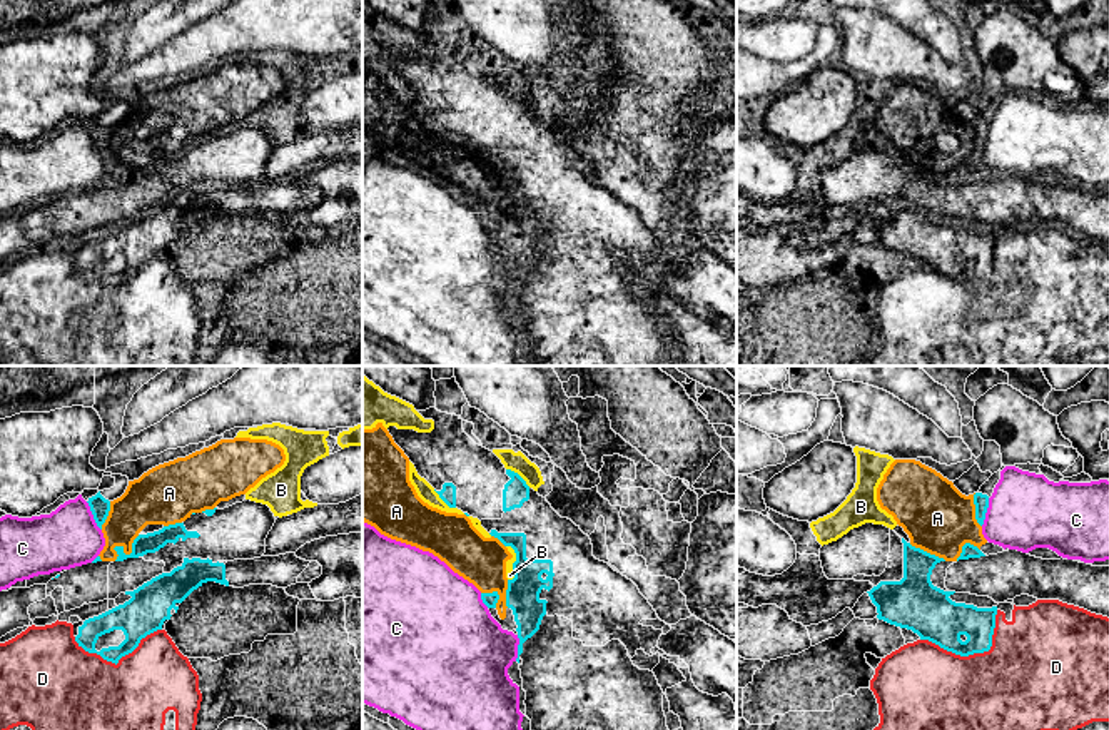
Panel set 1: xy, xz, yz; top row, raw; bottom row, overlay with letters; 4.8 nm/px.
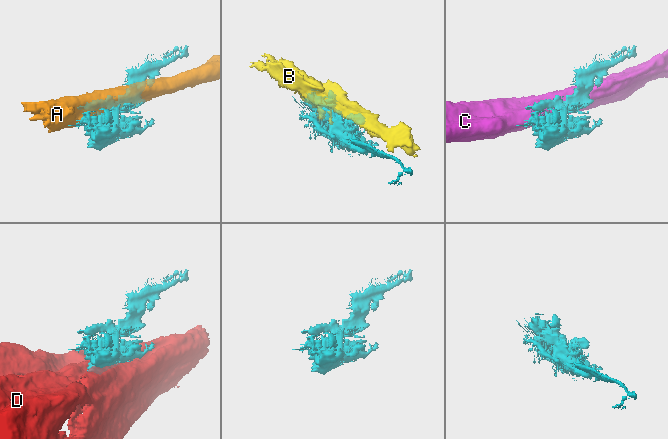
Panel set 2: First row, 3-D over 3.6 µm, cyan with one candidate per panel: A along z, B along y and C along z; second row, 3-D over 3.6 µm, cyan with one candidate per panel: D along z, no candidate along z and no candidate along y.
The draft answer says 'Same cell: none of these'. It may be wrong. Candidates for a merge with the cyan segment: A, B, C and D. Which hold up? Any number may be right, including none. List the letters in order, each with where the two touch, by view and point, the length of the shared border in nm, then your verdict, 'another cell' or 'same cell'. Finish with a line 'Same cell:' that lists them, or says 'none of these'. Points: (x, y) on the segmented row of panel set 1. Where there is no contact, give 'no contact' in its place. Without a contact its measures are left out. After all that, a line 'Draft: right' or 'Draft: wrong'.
A: xy (122, 552) | 180 nm | another cell
B: xz (515, 562) | 180 nm | another cell
C: xy (94, 517) | 160 nm | another cell
D: yz (974, 652) | 400 nm | another cell
Same cell: none of these
Draft: right

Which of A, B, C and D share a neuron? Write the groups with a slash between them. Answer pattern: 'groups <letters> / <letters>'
groups A B / C / D

